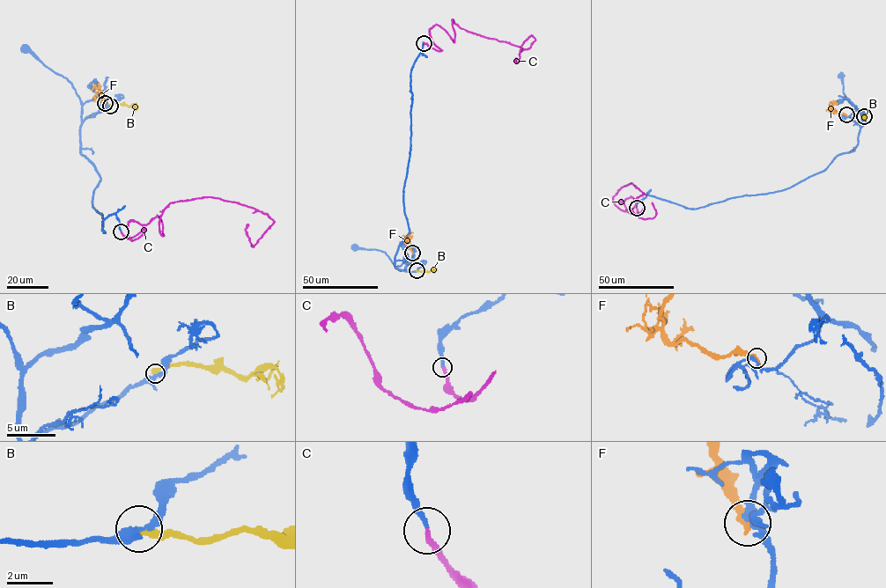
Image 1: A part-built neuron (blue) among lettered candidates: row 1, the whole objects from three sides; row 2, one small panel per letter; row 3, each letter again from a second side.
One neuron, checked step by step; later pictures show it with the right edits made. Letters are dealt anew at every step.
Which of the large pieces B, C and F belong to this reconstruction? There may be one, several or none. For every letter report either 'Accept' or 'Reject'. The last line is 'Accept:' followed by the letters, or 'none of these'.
B: Reject
C: Accept
F: Reject
Accept: C

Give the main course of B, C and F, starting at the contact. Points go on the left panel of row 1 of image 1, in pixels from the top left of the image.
B: (110, 105), (135, 104), (135, 110)
C: (121, 231), (158, 216), (162, 236), (171, 202), (210, 197), (273, 221), (253, 246), (247, 224)
F: (105, 103), (97, 99), (102, 91), (93, 86), (91, 90)

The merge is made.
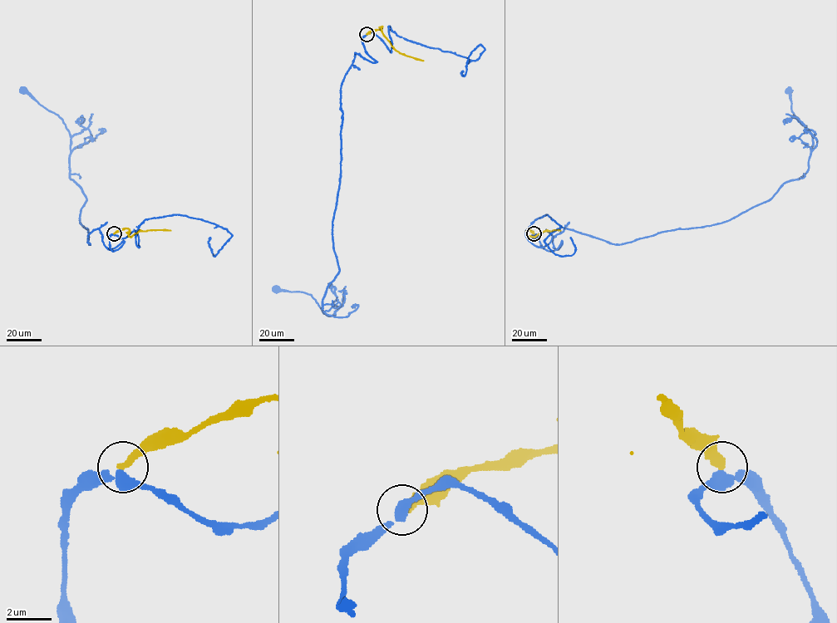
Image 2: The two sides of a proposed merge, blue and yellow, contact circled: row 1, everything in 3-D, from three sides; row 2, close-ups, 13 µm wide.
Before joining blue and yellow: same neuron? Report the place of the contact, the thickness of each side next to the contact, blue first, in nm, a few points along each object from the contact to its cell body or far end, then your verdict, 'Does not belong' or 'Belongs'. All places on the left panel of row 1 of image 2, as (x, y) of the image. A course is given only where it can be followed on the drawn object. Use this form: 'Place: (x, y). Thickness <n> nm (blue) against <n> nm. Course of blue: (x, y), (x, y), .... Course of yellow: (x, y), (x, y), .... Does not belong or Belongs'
Place: (114, 233). Thickness 400 nm (blue) against 360 nm. Course of blue: (114, 233), (117, 249), (124, 242), (109, 249), (98, 228), (88, 242), (69, 131), (22, 90). Course of yellow: (114, 233), (125, 228), (129, 230), (130, 237), (139, 231), (170, 230). Does not belong

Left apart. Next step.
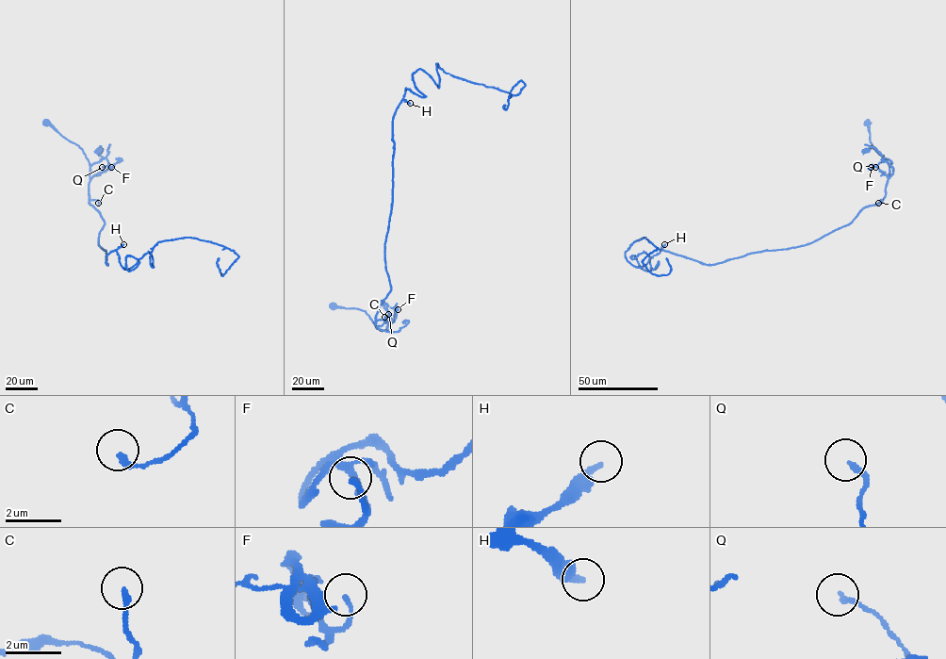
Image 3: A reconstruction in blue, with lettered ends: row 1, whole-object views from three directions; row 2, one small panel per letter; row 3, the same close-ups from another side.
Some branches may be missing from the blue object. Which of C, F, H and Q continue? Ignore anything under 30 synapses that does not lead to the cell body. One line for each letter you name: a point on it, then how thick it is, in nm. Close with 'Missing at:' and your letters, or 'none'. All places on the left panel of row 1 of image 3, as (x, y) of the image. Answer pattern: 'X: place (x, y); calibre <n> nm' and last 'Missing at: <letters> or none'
H: place (123, 244); calibre 300 nm
Missing at: H

